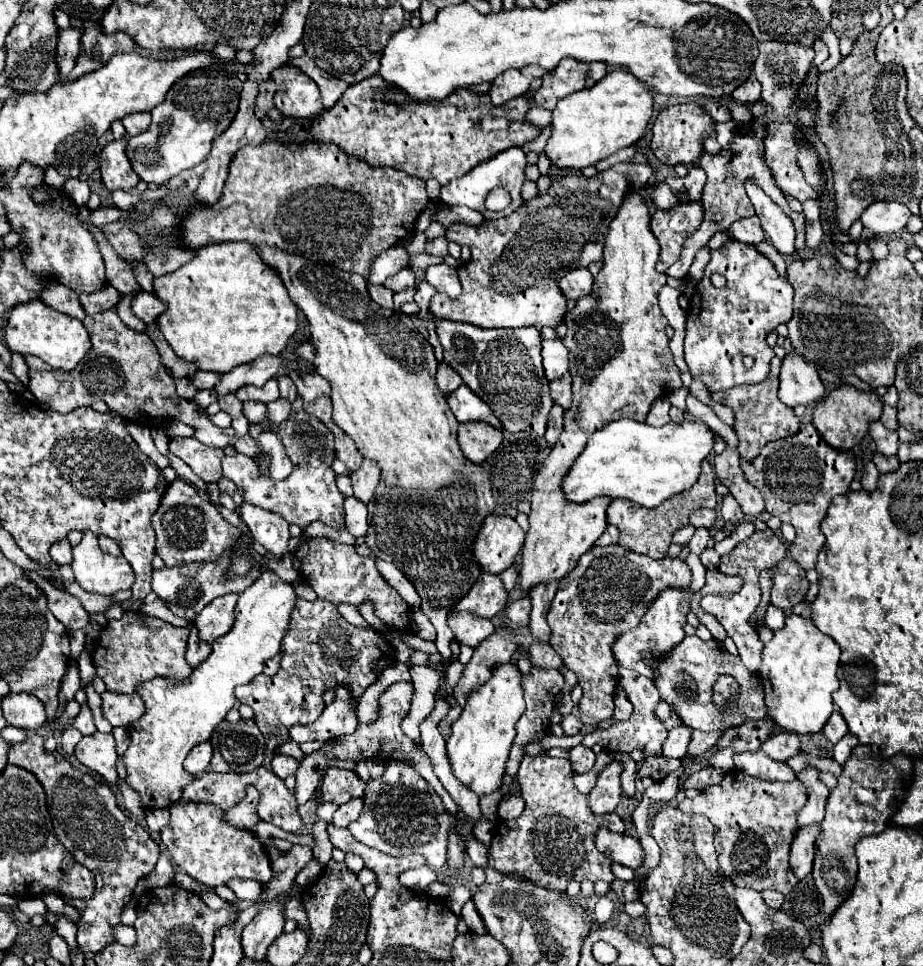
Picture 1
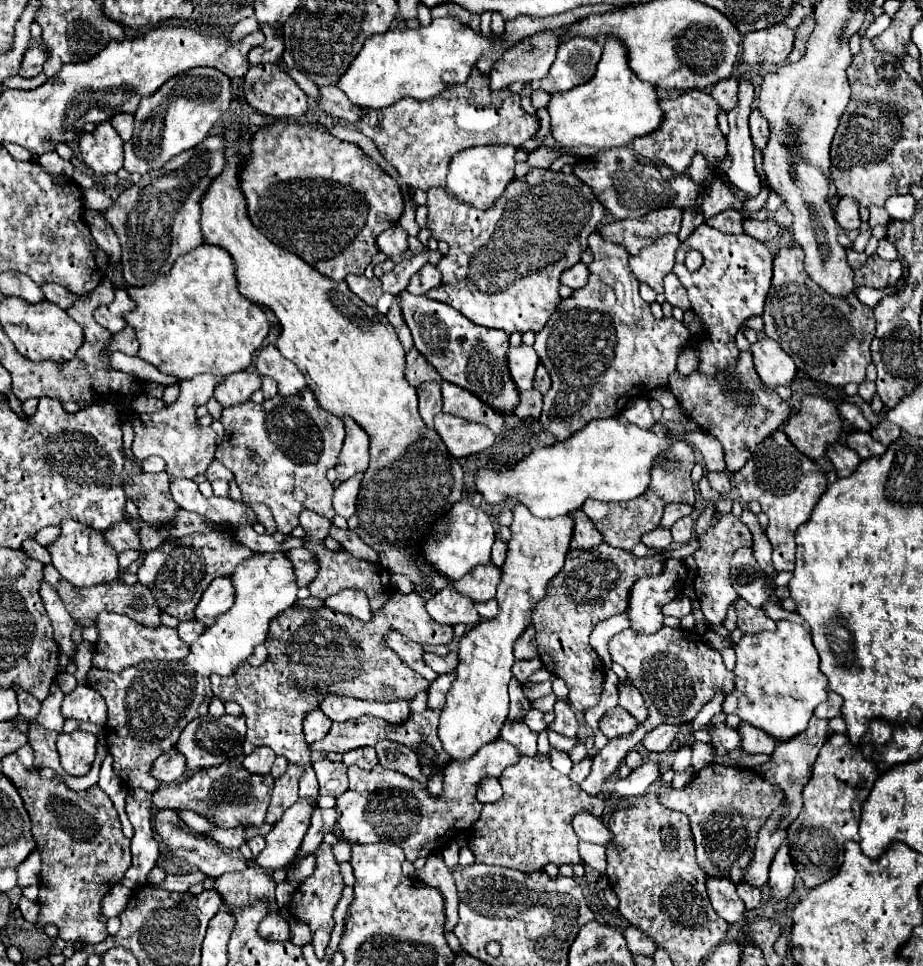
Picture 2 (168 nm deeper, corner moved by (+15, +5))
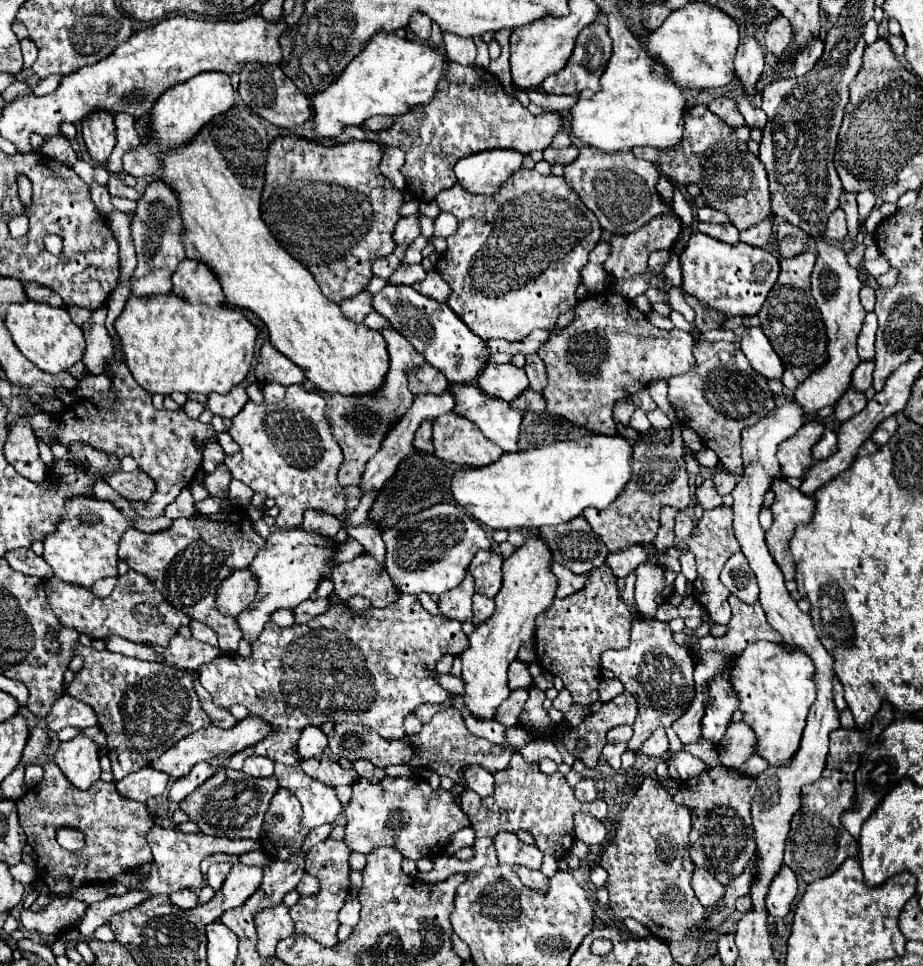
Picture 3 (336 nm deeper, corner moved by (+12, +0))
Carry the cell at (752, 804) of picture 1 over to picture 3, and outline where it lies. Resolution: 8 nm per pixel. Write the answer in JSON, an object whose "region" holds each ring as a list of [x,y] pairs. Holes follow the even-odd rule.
{"region":[[[711,768],[681,784],[673,800],[687,806],[693,814],[691,860],[695,866],[709,870],[719,882],[727,884],[739,876],[755,854],[755,838],[751,826],[751,798],[755,780],[731,768]]]}

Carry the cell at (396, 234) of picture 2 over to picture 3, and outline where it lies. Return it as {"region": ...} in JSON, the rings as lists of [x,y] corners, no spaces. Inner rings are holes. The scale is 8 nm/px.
{"region":[[[407,216],[407,218],[401,218],[395,226],[395,232],[393,232],[393,240],[397,246],[407,246],[411,244],[415,238],[419,236],[419,224],[417,224],[417,216]]]}

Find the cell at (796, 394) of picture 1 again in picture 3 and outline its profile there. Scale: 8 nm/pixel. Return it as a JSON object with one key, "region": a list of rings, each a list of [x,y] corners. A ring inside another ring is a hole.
{"region":[[[751,328],[741,336],[741,350],[761,376],[767,380],[781,380],[785,366],[761,328]]]}

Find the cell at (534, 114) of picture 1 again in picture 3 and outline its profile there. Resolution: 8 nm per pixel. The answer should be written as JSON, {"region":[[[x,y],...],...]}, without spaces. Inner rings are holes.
{"region":[[[531,90],[529,92],[529,100],[537,106],[541,106],[543,110],[549,110],[549,112],[561,112],[561,110],[569,110],[575,100],[577,100],[577,94],[573,96],[551,96],[547,92],[541,92],[541,90]]]}

